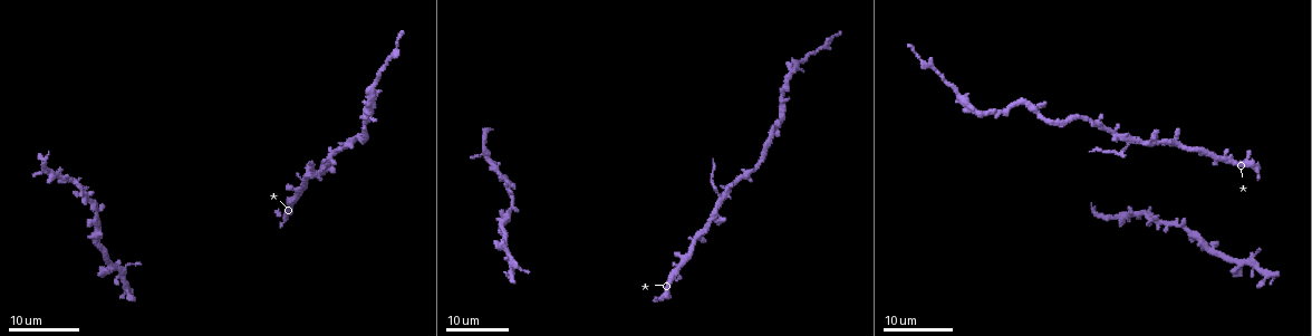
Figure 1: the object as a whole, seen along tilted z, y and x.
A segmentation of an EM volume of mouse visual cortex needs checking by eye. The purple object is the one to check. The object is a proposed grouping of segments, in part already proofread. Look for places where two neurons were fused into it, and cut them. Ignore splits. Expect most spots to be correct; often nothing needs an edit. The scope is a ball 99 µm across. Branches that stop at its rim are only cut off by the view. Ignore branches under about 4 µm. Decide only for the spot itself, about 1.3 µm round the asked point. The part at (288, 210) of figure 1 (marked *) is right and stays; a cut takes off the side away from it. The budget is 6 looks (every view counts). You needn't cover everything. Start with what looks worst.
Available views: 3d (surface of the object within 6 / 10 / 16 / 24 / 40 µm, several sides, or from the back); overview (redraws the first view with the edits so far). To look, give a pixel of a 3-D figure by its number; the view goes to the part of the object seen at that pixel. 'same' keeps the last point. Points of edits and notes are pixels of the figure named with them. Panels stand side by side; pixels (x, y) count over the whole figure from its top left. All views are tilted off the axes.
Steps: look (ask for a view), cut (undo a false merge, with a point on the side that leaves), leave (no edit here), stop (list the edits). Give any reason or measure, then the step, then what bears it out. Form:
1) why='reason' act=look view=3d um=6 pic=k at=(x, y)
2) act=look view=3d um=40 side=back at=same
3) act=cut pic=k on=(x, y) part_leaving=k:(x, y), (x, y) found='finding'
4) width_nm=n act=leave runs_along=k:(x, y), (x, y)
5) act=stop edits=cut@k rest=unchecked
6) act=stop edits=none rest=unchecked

act=look view=3d um=24 pic=1 at=(719, 196)

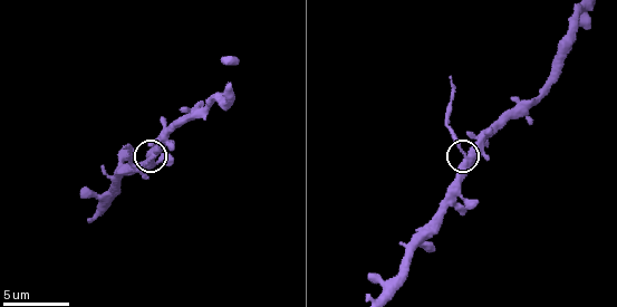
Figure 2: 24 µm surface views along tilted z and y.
act=look view=3d um=6 pic=2 at=(461, 150)

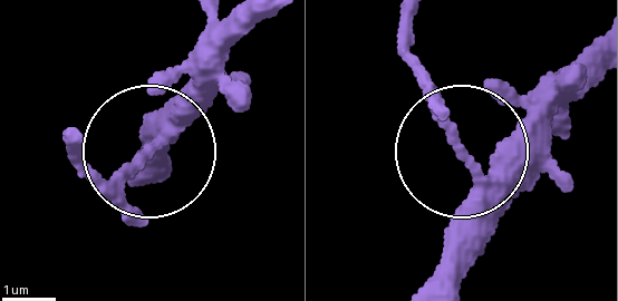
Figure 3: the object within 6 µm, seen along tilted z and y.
width_nm=340 act=cut pic=3 on=(117, 175) part_leaving=3:(163, 144), (103, 176), (67, 148) found='a second neuron is stuck on'

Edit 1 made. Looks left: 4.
act=look view=overview

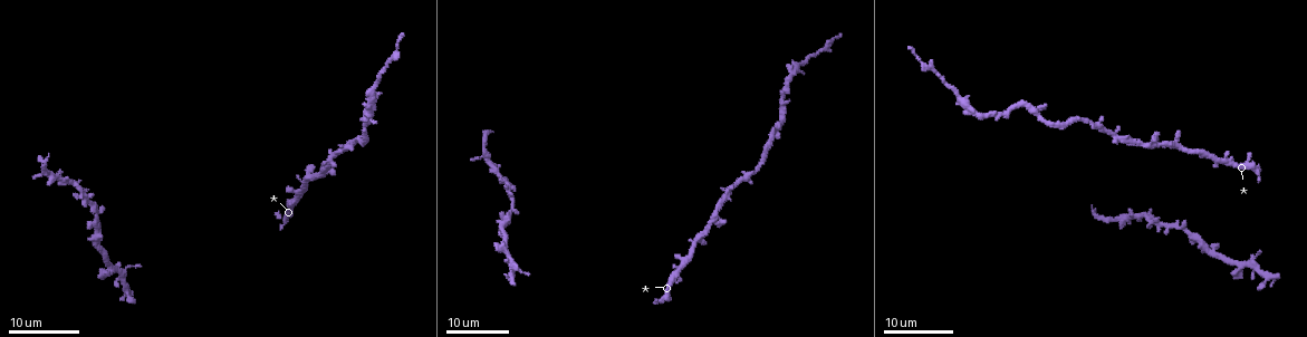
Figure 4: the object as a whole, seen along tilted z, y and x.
why='thin neck' act=look view=3d um=24 pic=4 at=(1117, 217)

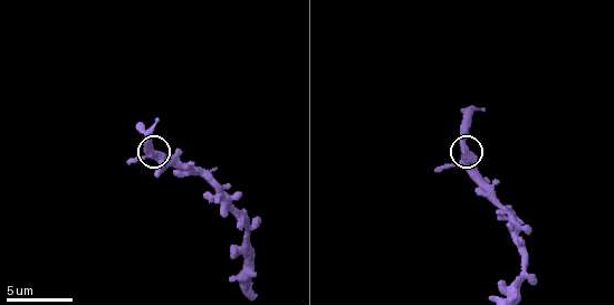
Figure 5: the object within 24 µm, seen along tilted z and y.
act=look view=3d um=10 pic=5 at=(466, 148)

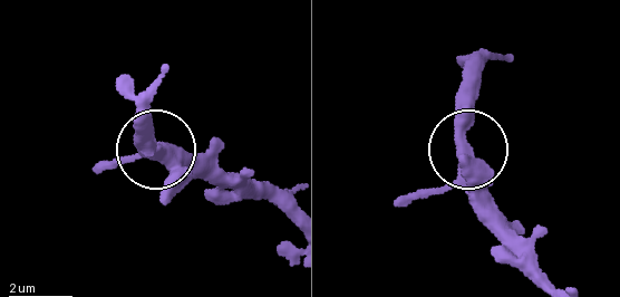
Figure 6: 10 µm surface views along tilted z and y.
width_nm=390 act=leave found='continuous, no second neuron'

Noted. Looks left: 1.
act=stop edits=cut@3 rest=unchecked

